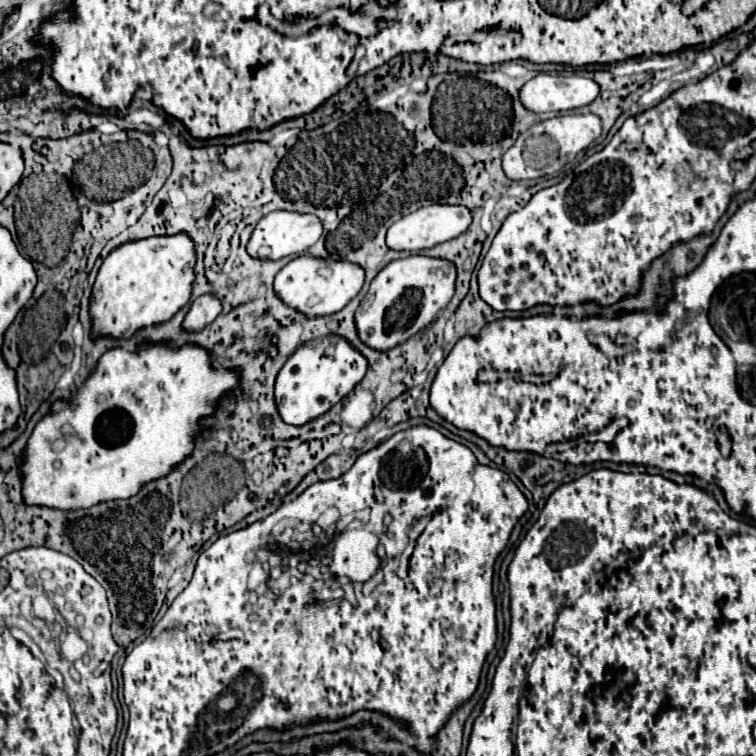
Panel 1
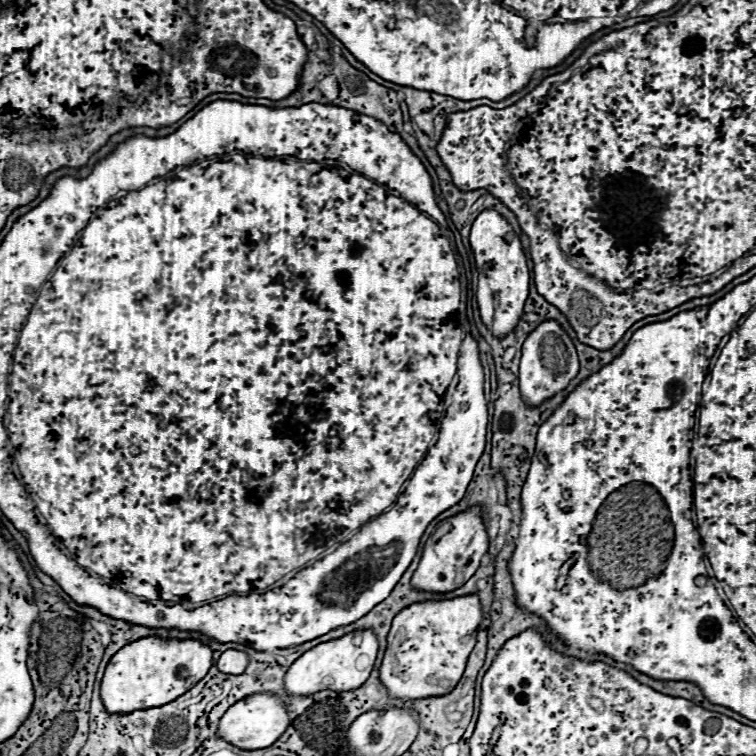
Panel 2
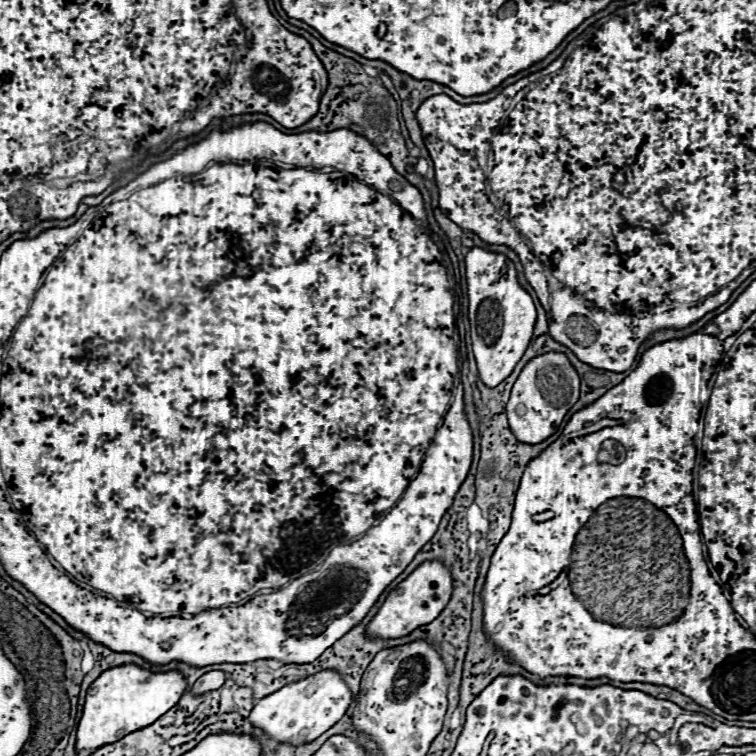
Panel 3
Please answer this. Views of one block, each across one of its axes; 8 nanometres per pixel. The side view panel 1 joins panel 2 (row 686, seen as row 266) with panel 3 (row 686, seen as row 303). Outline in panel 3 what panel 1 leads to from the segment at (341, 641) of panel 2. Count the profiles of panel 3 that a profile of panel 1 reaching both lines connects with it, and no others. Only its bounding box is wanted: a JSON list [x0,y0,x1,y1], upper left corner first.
[250,670,354,746]

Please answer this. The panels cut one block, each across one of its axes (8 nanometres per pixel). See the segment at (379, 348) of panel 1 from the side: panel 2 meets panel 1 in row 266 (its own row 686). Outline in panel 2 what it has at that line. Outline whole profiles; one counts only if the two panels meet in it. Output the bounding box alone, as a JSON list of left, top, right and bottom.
[380,596,482,700]

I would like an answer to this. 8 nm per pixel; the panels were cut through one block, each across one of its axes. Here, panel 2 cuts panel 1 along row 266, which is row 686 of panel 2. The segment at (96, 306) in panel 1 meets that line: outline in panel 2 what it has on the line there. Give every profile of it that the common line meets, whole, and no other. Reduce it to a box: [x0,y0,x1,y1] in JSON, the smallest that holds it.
[100,638,212,714]

